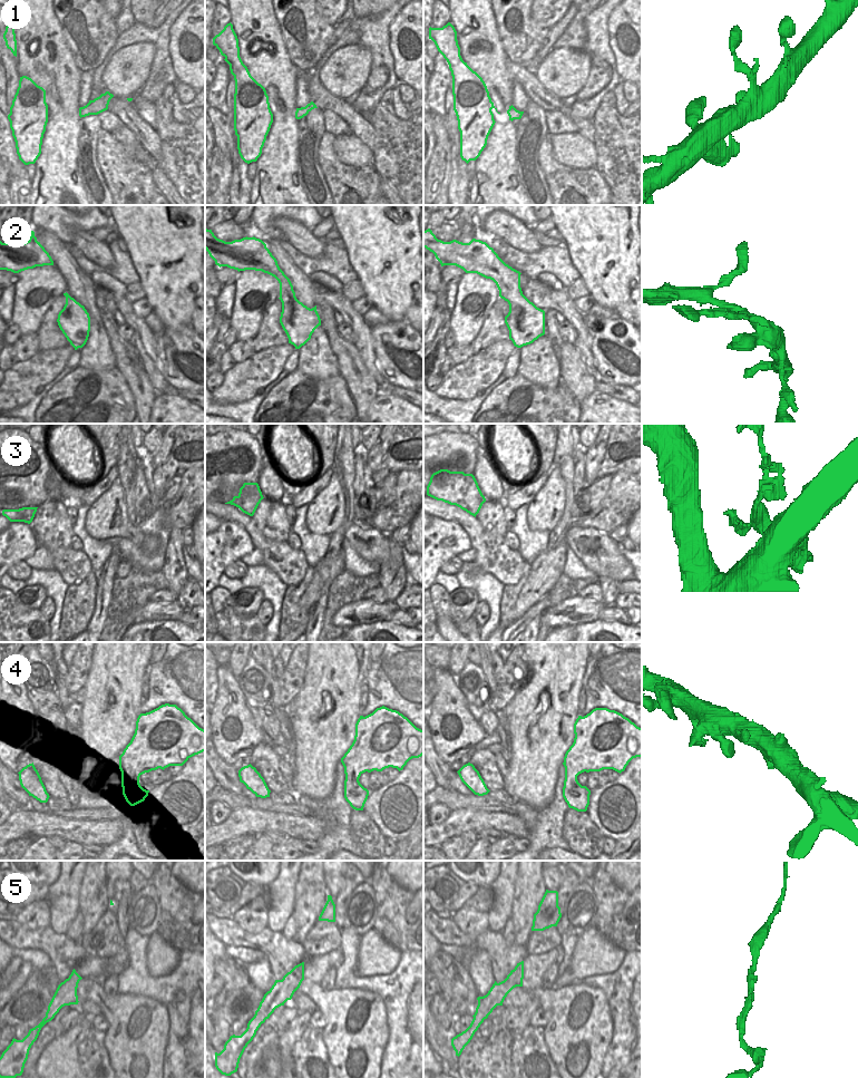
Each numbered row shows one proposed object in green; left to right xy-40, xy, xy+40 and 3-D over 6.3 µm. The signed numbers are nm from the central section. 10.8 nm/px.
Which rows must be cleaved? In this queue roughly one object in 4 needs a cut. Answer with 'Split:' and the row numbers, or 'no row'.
Split: no row

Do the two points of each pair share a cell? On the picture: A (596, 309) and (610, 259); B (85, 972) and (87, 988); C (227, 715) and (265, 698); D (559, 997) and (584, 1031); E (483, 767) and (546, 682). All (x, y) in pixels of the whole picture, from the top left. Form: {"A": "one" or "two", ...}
{"A": "two", "B": "two", "C": "two", "D": "one", "E": "two"}

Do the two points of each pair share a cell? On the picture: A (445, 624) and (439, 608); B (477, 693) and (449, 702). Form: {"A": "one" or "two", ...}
{"A": "two", "B": "two"}

